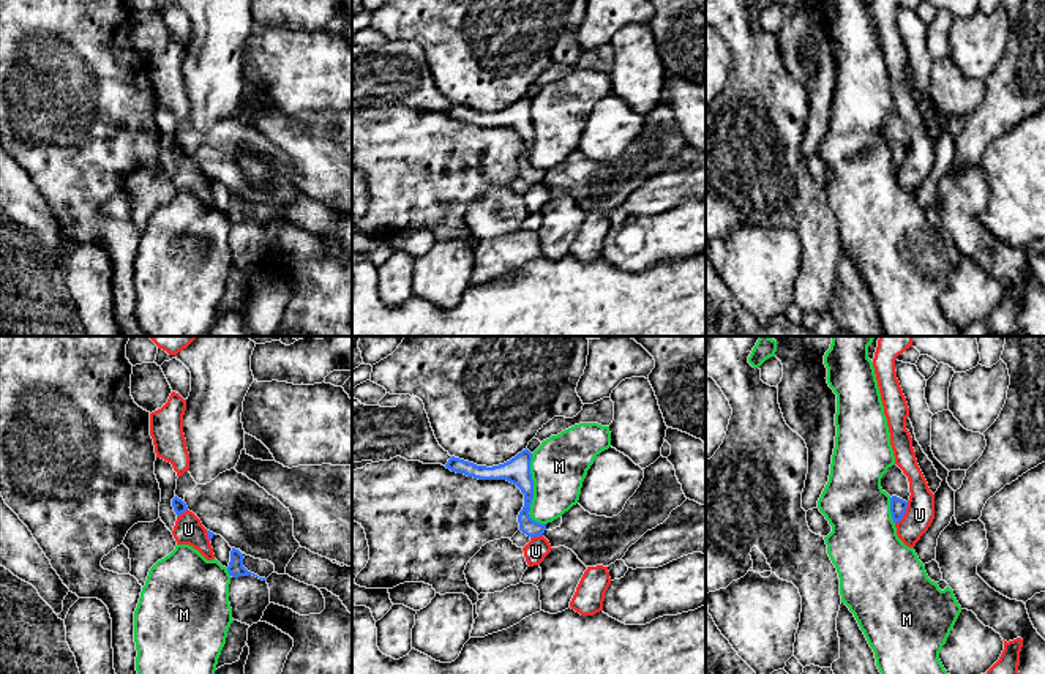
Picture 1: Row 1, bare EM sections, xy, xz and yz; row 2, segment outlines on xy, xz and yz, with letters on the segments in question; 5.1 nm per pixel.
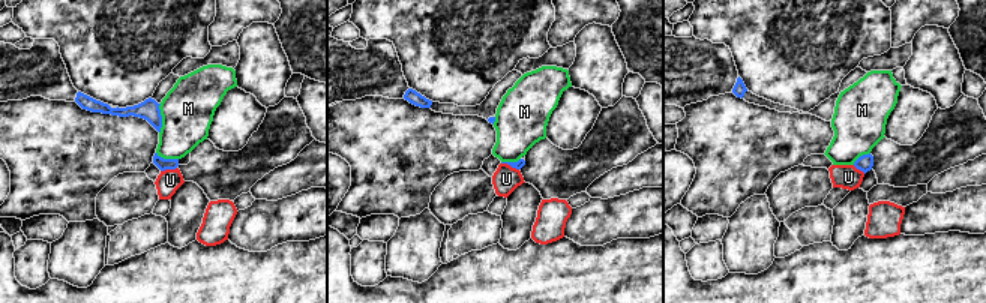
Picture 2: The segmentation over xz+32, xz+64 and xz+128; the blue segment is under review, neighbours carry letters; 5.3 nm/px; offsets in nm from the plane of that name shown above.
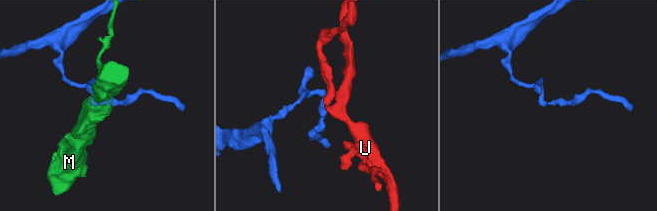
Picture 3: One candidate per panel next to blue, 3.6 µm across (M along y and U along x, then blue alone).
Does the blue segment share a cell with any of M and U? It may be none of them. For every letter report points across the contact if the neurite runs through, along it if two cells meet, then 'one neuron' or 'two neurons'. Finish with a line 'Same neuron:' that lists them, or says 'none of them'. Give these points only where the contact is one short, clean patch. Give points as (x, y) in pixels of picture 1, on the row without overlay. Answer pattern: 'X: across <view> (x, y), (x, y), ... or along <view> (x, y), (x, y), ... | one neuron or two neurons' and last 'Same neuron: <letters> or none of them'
M: two neurons
U: along yz (908, 149), (905, 161), (895, 171) | two neurons
Same neuron: none of them

